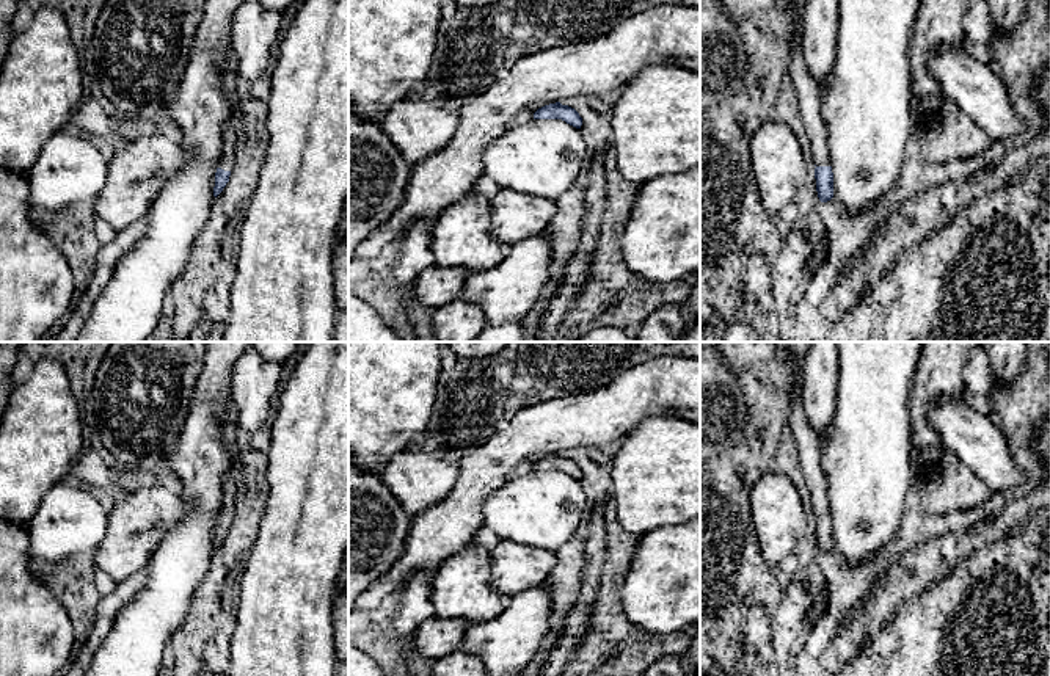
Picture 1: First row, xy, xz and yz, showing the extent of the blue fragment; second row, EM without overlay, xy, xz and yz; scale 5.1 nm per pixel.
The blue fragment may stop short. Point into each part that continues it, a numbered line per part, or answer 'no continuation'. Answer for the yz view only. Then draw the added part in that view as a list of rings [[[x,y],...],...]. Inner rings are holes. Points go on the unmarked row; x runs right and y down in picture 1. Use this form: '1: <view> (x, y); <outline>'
1: yz (809, 443); [[[799,387],[791,392],[788,427],[797,444],[799,463],[810,491],[813,513],[816,518],[832,518],[827,477],[821,467],[824,436],[810,427],[799,397]]]

